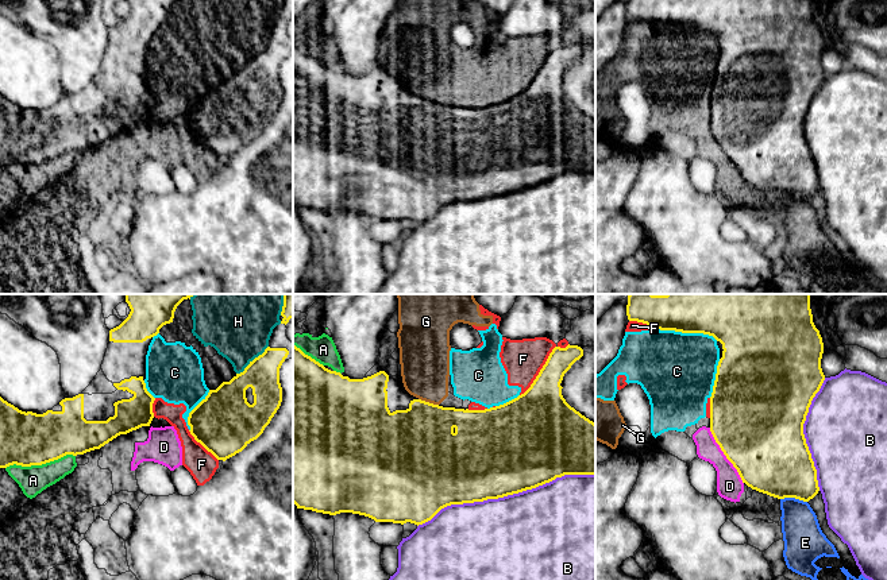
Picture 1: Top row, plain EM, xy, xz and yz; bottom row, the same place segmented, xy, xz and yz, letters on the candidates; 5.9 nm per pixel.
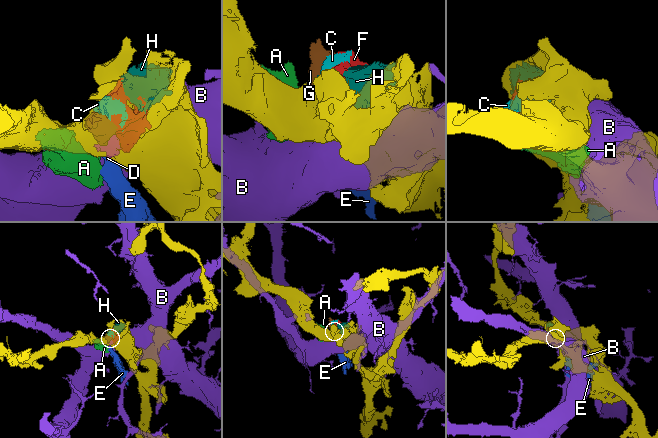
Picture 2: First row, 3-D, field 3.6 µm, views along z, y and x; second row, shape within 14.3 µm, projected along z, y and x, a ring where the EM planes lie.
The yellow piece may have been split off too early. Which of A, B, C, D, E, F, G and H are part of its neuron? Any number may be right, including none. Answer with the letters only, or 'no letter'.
no letter

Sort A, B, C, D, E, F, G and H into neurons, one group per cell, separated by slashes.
A E / B / C D F G H

